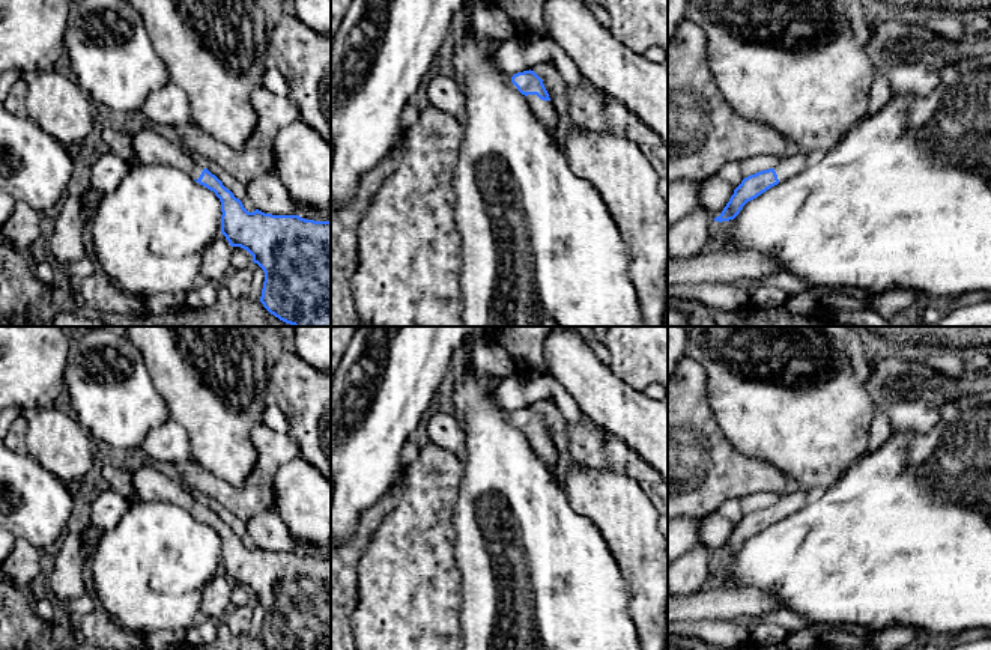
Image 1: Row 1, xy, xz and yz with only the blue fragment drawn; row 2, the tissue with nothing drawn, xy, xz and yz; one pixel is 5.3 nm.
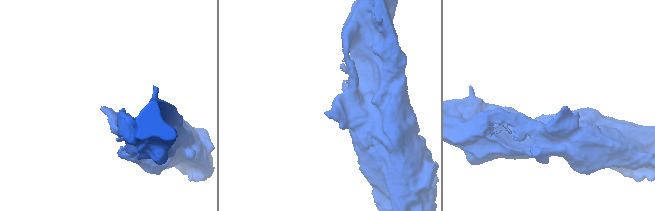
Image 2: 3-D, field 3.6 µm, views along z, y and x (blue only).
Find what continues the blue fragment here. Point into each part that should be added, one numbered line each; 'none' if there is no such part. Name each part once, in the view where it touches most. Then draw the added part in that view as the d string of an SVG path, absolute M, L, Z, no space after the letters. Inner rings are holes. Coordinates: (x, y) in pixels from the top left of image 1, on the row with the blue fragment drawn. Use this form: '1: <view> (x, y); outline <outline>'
1: xz (545, 112); outline M537 95L525 96L525 101L541 123L552 129L558 126L558 111L550 101L543 101Z

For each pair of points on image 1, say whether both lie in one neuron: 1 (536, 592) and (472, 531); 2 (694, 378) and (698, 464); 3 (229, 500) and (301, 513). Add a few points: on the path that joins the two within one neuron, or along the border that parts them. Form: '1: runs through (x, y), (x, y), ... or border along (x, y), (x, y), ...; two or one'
1: runs through (521, 577), (487, 543); one
2: runs through (694, 399), (694, 443); one
3: border along (275, 474), (272, 510); two

